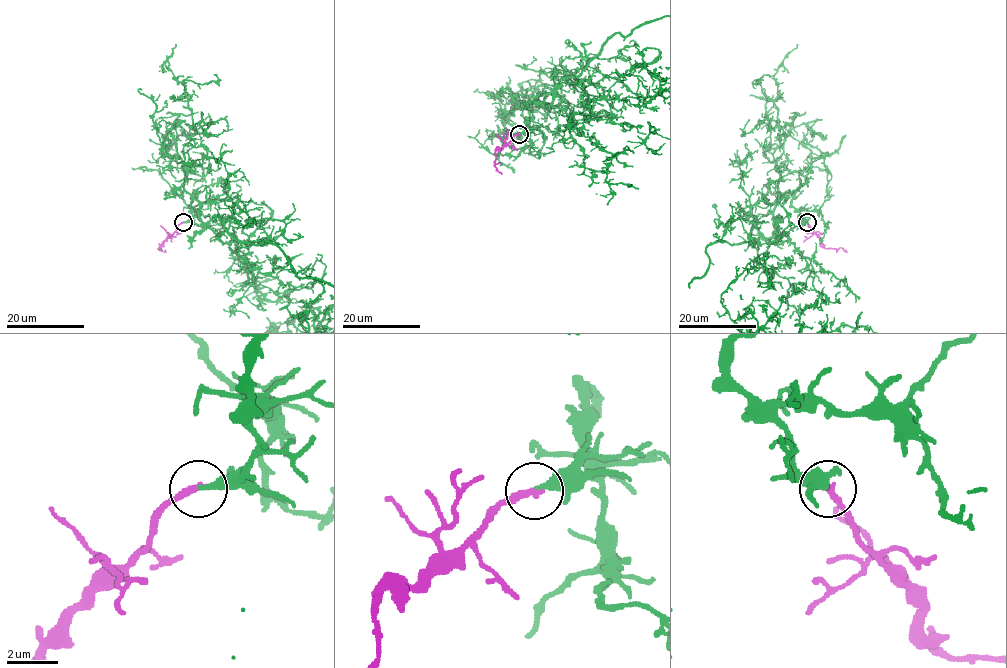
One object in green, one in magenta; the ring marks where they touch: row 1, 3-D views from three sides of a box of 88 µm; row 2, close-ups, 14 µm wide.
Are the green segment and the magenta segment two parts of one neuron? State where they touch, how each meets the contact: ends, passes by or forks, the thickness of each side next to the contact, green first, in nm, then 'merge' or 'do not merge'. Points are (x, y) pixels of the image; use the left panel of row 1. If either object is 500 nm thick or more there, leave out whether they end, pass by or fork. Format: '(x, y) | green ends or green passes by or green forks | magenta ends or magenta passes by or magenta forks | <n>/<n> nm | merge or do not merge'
(183, 222) | green ends | magenta ends | 240/280 nm | merge

